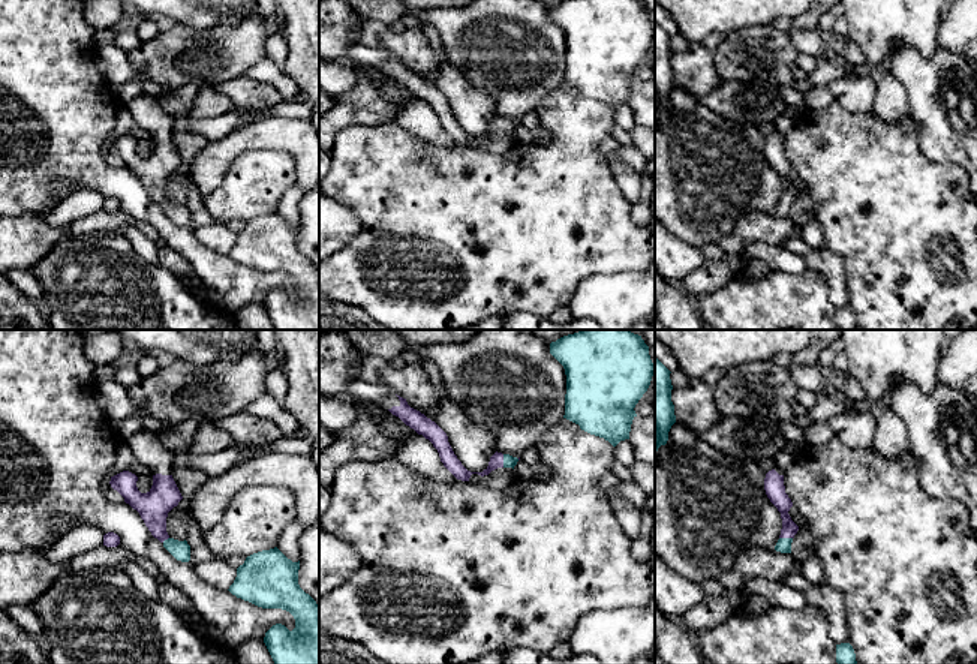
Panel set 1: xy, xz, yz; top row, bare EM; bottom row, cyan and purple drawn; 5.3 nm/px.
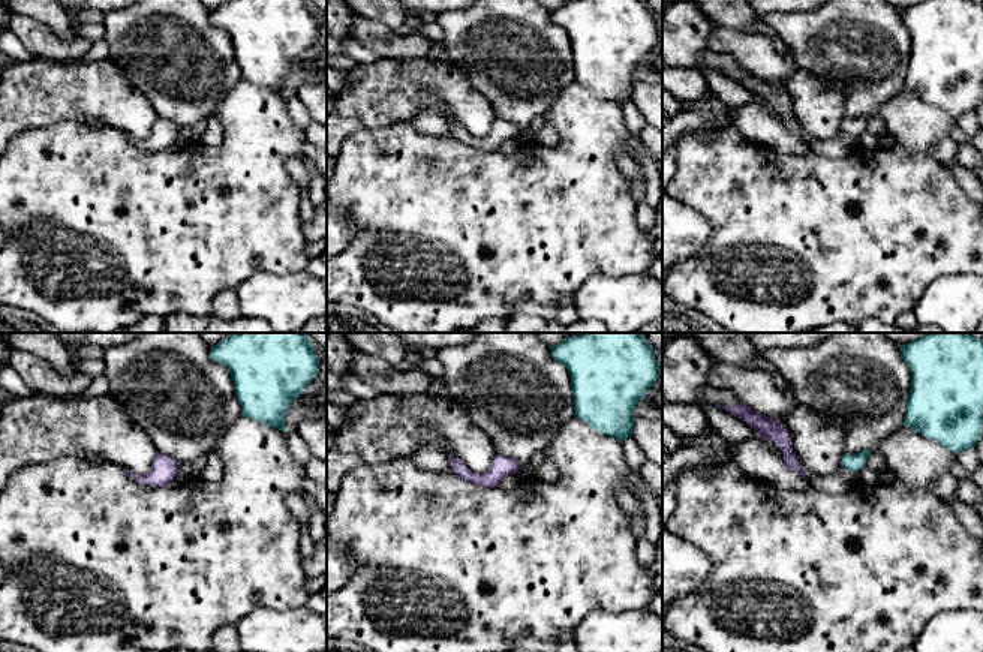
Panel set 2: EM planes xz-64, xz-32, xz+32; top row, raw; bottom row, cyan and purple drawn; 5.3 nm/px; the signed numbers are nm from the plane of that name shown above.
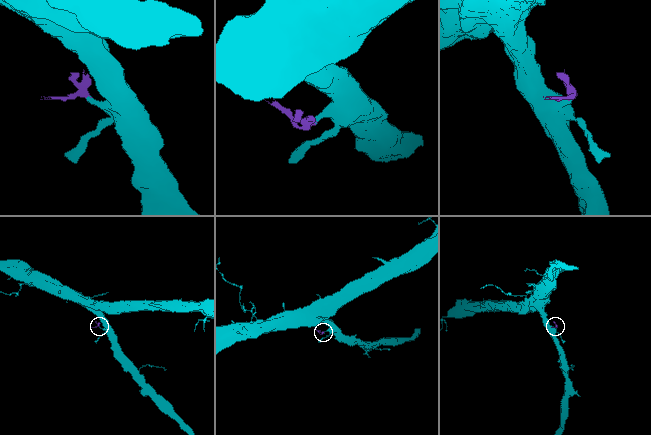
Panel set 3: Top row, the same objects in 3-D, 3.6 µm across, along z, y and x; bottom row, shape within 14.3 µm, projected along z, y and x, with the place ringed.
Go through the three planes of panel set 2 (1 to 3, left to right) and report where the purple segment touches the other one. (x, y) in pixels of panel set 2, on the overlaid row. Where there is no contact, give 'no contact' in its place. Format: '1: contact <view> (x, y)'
1: no contact
2: no contact
3: contact xz+32 (842, 463)

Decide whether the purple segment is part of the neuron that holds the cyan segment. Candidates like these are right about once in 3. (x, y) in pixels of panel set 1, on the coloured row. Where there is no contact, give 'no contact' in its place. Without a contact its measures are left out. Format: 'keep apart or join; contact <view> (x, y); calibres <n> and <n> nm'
join; contact xz (504, 460); calibres 60 and 80 nm

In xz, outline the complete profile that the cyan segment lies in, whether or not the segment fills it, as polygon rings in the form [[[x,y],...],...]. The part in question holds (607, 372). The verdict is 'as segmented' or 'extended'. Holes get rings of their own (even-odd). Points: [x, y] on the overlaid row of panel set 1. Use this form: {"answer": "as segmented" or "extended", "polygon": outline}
{"answer": "as segmented", "polygon": [[[580,330],[550,343],[550,354],[563,366],[566,375],[563,418],[581,430],[604,438],[613,447],[629,439],[634,408],[647,391],[655,364],[641,336],[629,330]]]}

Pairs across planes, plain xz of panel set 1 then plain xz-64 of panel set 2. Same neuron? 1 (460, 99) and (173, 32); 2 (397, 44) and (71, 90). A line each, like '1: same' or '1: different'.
1: different
2: different

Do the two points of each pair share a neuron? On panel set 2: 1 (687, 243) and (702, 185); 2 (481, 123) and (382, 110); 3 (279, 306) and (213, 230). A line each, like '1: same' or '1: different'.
1: different
2: same
3: different

